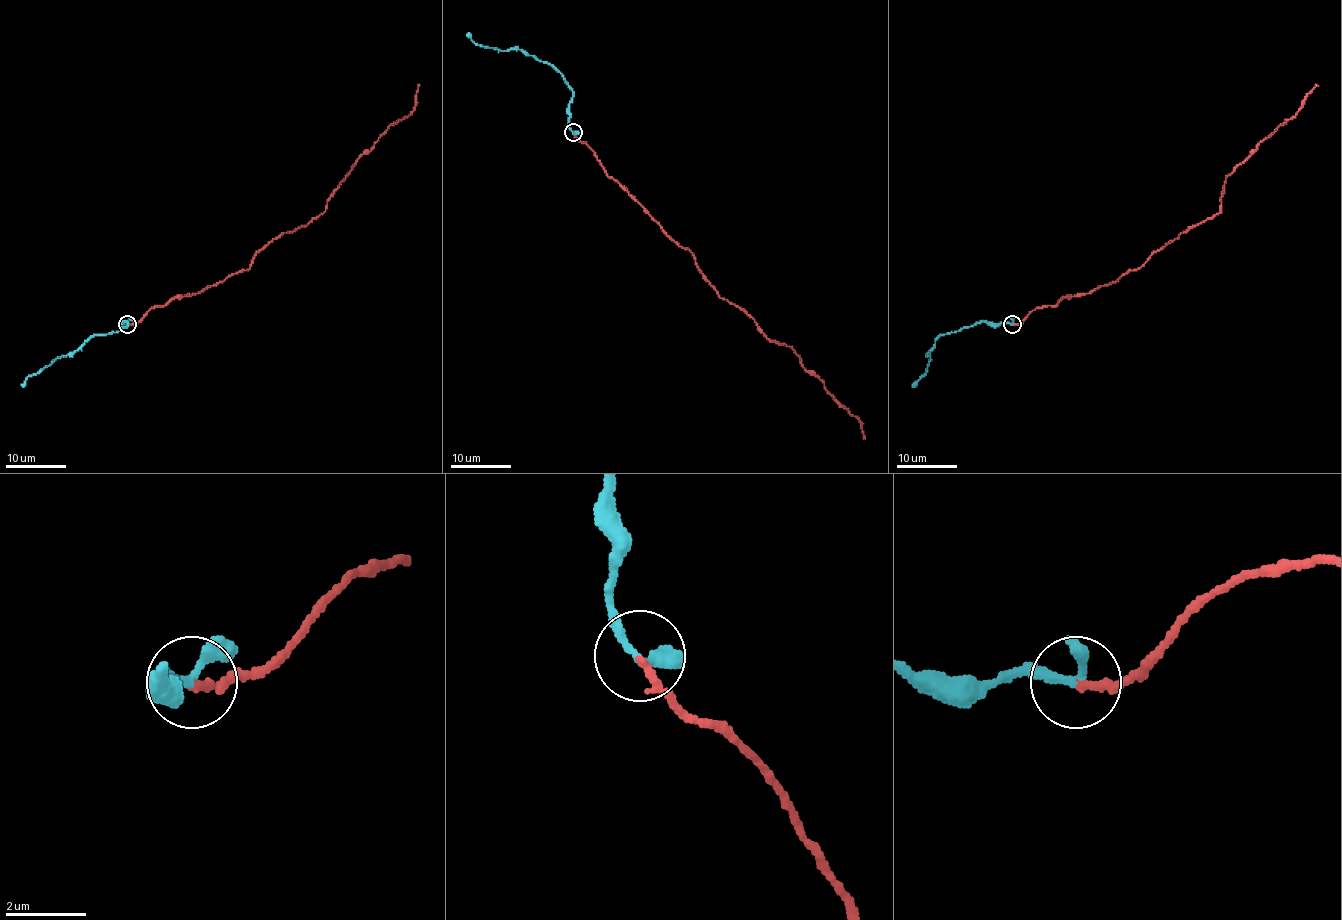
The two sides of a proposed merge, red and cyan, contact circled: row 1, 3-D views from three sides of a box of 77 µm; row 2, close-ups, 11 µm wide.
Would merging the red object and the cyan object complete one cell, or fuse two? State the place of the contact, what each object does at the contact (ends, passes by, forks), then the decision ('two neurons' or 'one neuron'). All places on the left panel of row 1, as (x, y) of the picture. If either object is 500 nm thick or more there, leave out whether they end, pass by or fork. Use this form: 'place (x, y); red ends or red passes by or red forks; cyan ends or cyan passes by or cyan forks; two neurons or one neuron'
place (127, 324); red ends; cyan passes by; one neuron

